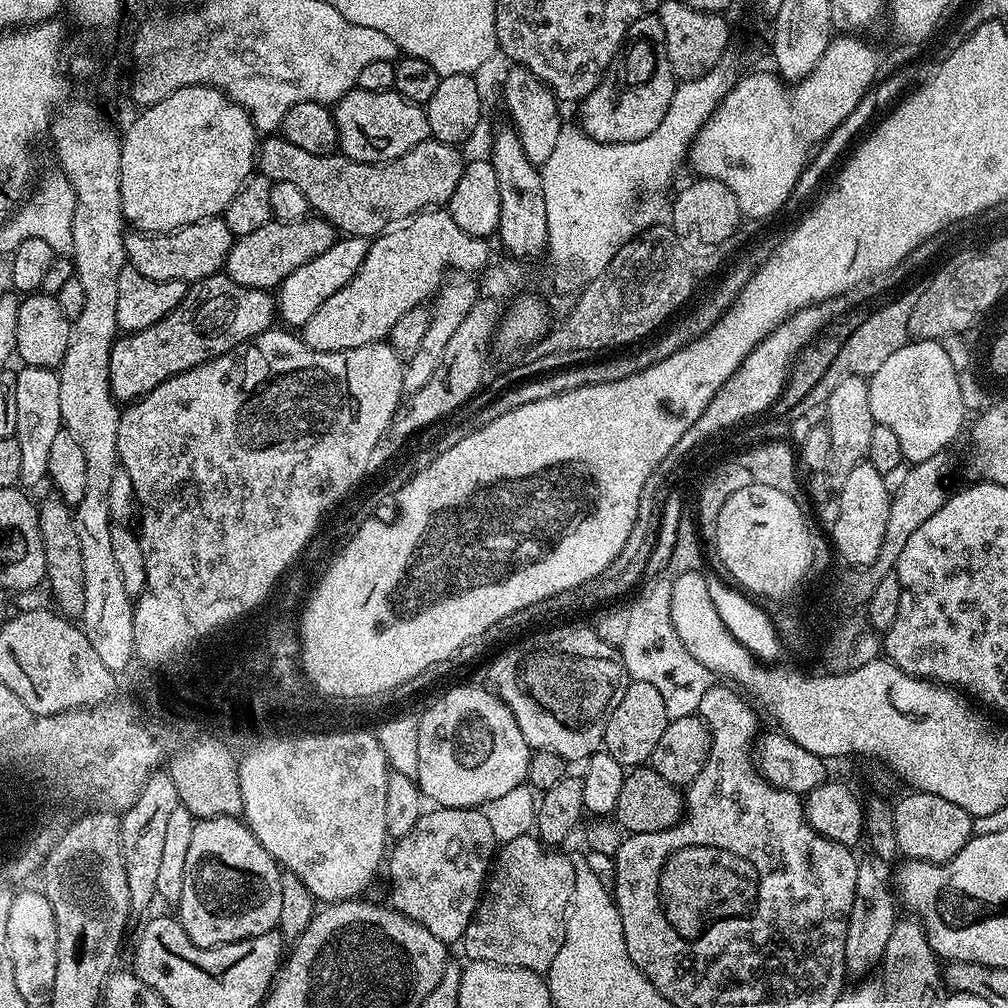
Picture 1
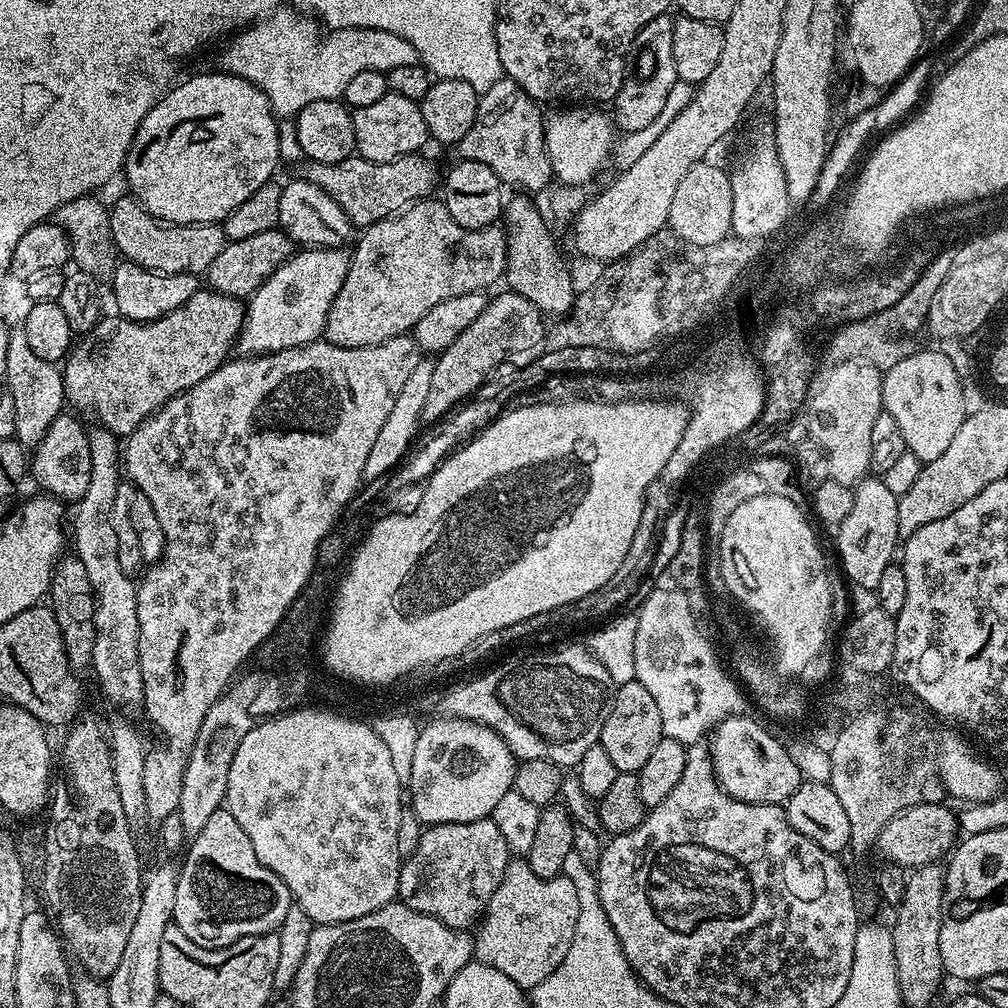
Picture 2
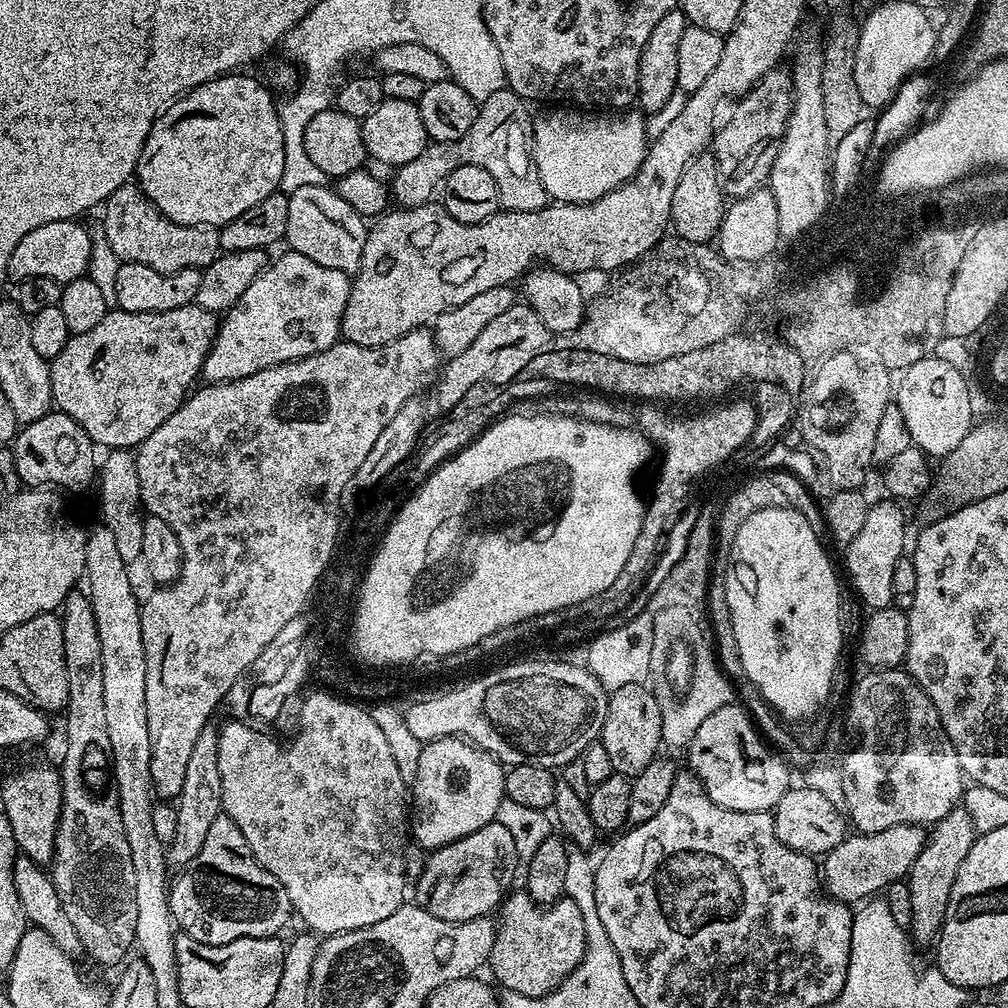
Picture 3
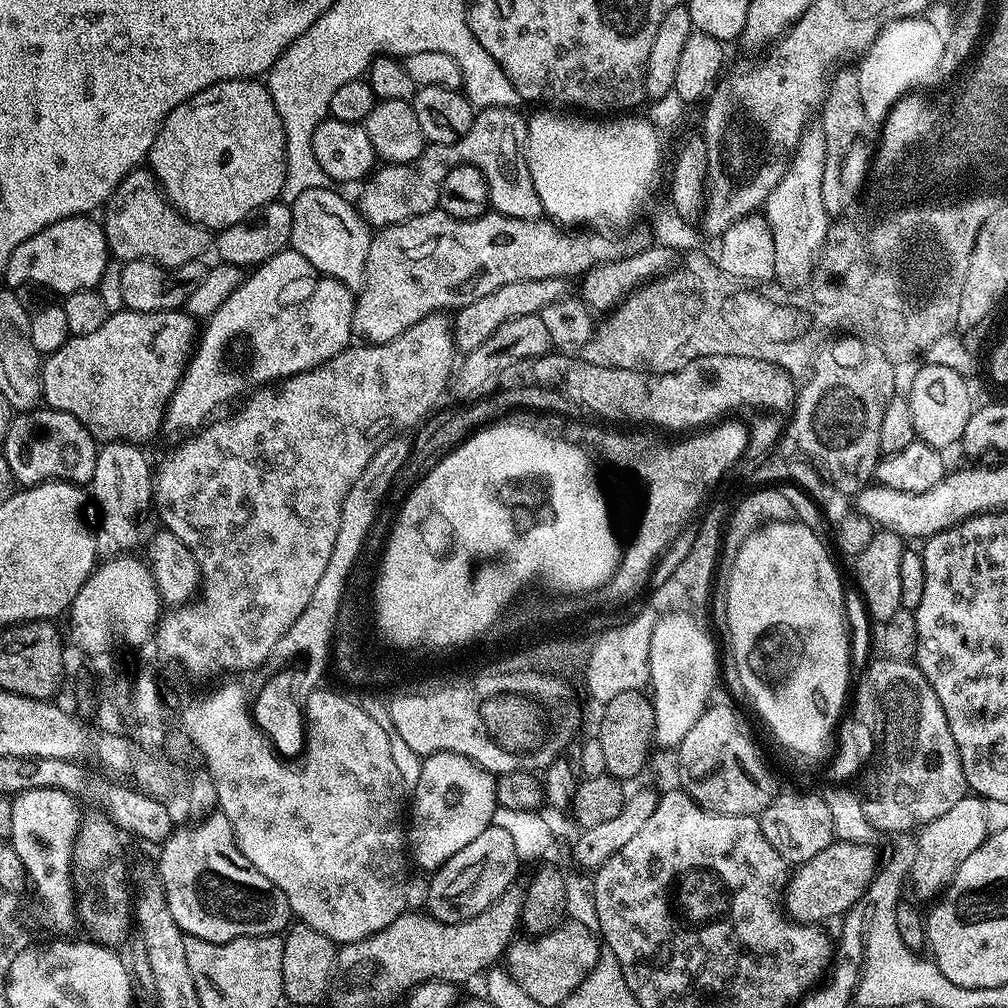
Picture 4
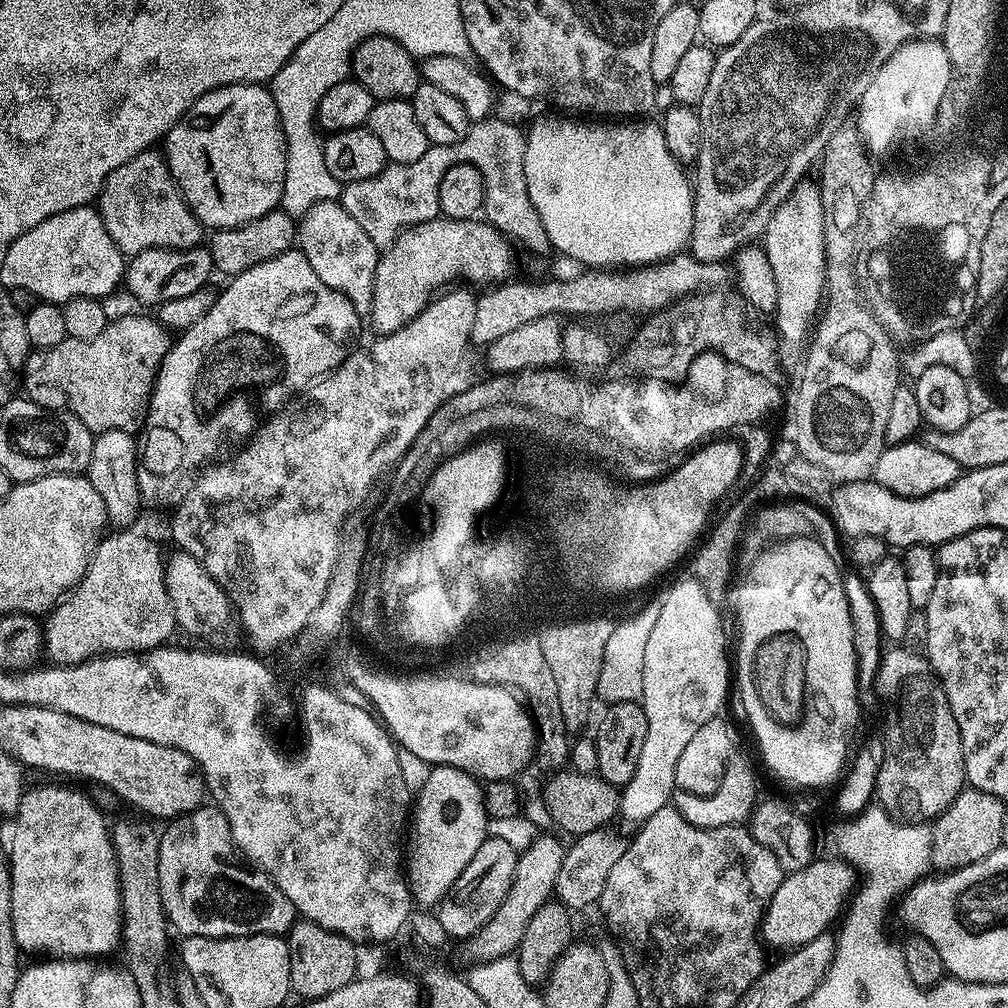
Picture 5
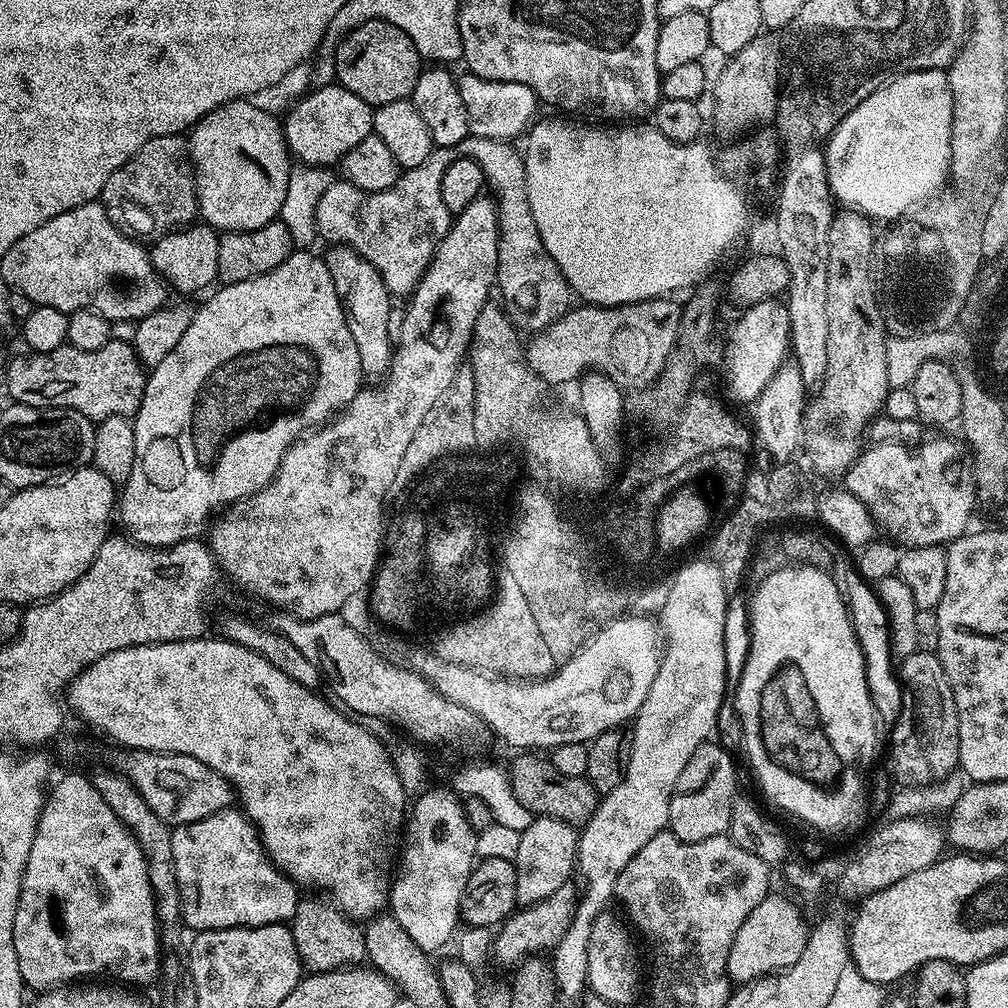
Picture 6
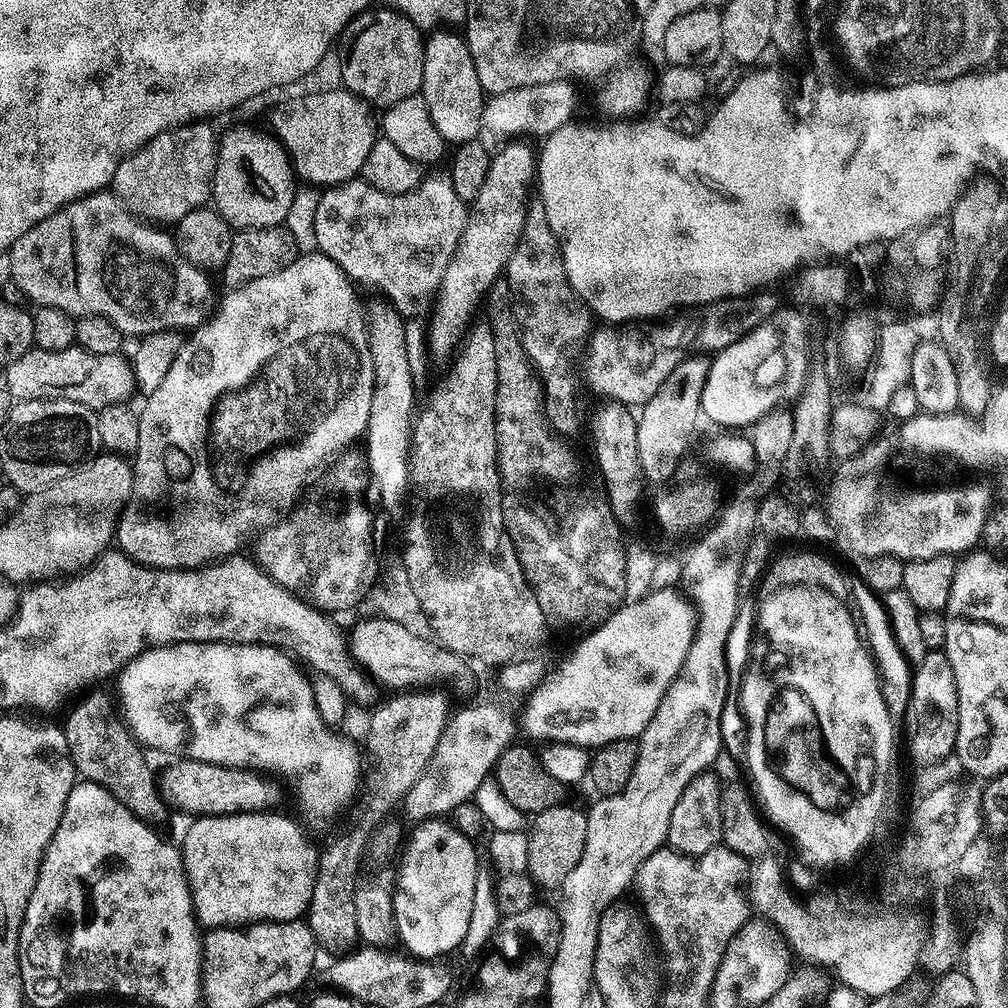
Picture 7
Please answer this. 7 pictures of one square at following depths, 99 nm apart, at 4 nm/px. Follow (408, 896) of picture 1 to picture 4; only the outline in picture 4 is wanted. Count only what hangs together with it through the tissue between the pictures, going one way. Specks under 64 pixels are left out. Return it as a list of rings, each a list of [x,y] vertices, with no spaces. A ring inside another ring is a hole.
[[[488,827],[469,842],[454,858],[450,858],[441,868],[431,873],[429,879],[429,902],[427,915],[433,916],[441,924],[461,924],[474,919],[486,910],[505,890],[517,883],[516,875],[522,868],[518,854],[514,854],[514,841],[506,830]]]

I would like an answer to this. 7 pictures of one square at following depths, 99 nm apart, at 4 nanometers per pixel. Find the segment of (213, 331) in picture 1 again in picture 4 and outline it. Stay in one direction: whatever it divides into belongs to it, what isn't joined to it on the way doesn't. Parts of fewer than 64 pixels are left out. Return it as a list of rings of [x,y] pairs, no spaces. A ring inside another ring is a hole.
[[[185,311],[114,312],[94,334],[73,336],[58,350],[47,353],[40,366],[40,391],[49,408],[74,414],[98,442],[143,445],[163,425],[166,409],[198,340],[198,324]]]

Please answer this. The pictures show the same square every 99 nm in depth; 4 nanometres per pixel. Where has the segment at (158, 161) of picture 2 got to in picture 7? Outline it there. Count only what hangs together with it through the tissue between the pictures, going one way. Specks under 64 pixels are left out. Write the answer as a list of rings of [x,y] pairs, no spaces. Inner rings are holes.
[[[252,126],[236,127],[240,128],[230,129],[224,137],[221,135],[216,145],[216,169],[212,174],[211,203],[216,213],[236,230],[283,224],[298,187],[292,161],[289,160],[288,153],[275,135],[267,132],[267,136],[256,128],[248,128]]]

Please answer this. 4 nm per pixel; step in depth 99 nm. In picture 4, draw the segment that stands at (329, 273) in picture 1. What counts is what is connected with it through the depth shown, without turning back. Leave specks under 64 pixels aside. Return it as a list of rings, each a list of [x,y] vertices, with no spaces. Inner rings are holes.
[[[285,250],[277,254],[274,258],[270,258],[265,264],[259,265],[255,270],[249,271],[245,275],[244,281],[238,286],[238,290],[234,290],[234,294],[230,294],[230,298],[226,298],[226,302],[222,302],[222,306],[218,306],[218,310],[213,316],[208,317],[203,325],[202,331],[198,336],[198,343],[195,345],[194,351],[188,361],[188,367],[184,369],[184,376],[180,379],[180,384],[176,387],[176,392],[172,395],[166,409],[166,420],[170,425],[181,424],[184,428],[199,429],[205,423],[204,419],[211,414],[215,408],[223,406],[227,400],[236,400],[239,396],[255,393],[257,390],[263,389],[265,386],[275,385],[277,382],[283,382],[291,379],[292,376],[299,375],[300,372],[309,372],[311,368],[317,368],[319,364],[324,364],[328,360],[333,360],[336,355],[345,348],[349,347],[350,341],[353,339],[354,329],[352,327],[352,315],[356,309],[353,289],[345,286],[340,280],[335,280],[329,276],[323,276],[321,272],[314,266],[310,266],[310,262],[306,262],[306,258],[302,258],[302,254]]]

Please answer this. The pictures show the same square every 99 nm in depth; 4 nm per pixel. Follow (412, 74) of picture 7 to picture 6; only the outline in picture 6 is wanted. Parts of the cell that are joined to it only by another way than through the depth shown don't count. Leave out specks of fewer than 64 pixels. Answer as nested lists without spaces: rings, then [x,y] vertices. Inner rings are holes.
[[[371,20],[348,33],[337,44],[334,59],[338,83],[373,106],[409,99],[422,71],[422,58],[414,42],[385,20]]]

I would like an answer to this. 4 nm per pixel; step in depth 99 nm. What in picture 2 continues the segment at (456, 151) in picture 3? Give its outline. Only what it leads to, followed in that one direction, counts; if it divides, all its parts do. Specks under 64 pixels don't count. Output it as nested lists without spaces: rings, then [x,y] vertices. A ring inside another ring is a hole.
[[[501,78],[498,82],[494,82],[494,86],[490,86],[490,90],[486,90],[480,96],[474,126],[470,126],[470,130],[466,130],[466,134],[460,139],[459,155],[466,160],[486,162],[486,166],[490,166],[490,170],[498,174],[501,185],[513,184],[516,187],[513,189],[523,190],[528,194],[537,194],[536,192],[542,191],[548,183],[553,183],[554,180],[552,163],[544,145],[545,117],[540,116],[540,108],[541,105],[528,96],[526,90],[522,90],[522,86],[518,86],[513,80]]]

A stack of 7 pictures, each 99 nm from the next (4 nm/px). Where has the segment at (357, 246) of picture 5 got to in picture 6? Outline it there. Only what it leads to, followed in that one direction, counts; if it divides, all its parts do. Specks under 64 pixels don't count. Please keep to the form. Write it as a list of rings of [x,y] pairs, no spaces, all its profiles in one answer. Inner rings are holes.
[[[332,246],[328,253],[323,253],[324,264],[330,270],[330,278],[334,278],[334,290],[338,290],[338,298],[344,303],[348,313],[350,334],[354,334],[354,346],[358,346],[358,354],[365,375],[385,375],[394,351],[393,341],[388,340],[388,331],[393,331],[392,303],[393,297],[382,282],[378,270],[366,258],[359,255],[355,248],[349,246]]]

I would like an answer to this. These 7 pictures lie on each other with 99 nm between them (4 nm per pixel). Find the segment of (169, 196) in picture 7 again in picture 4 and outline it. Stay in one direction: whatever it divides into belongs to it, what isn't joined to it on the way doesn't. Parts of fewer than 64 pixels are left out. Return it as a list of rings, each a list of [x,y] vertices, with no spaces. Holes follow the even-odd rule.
[[[144,166],[135,168],[133,172],[122,177],[120,185],[112,191],[108,203],[103,205],[103,212],[102,227],[108,243],[108,251],[115,259],[117,256],[120,262],[153,260],[155,264],[161,264],[163,268],[177,268],[186,262],[194,262],[207,257],[207,252],[210,252],[214,244],[213,233],[201,224],[187,220],[165,196],[163,188],[156,181],[156,175]]]

